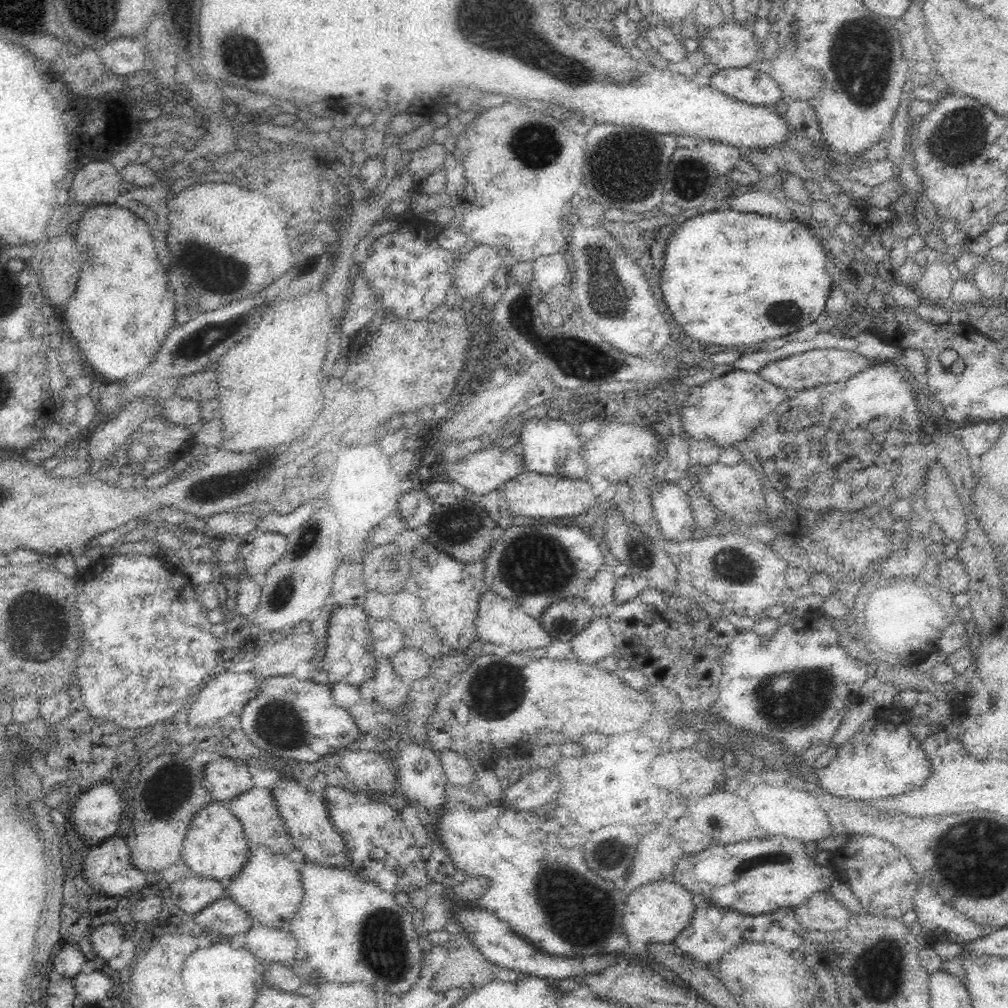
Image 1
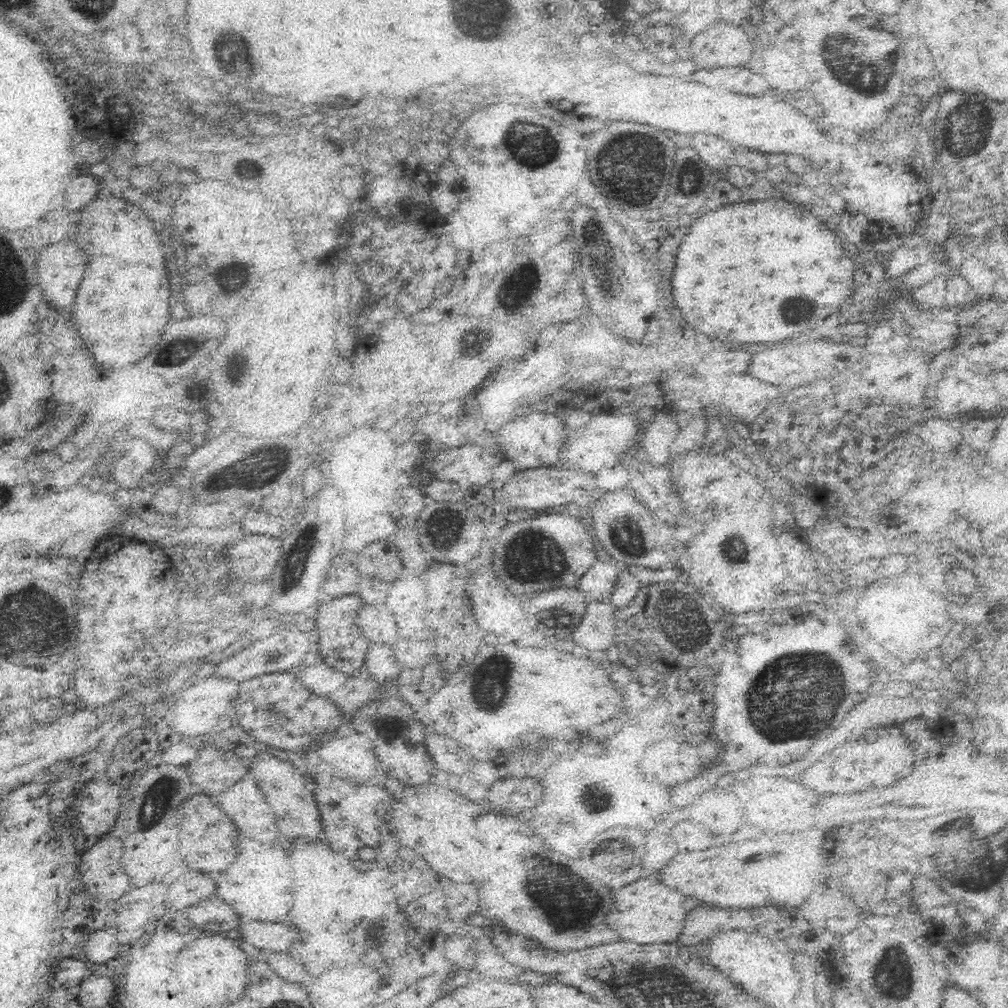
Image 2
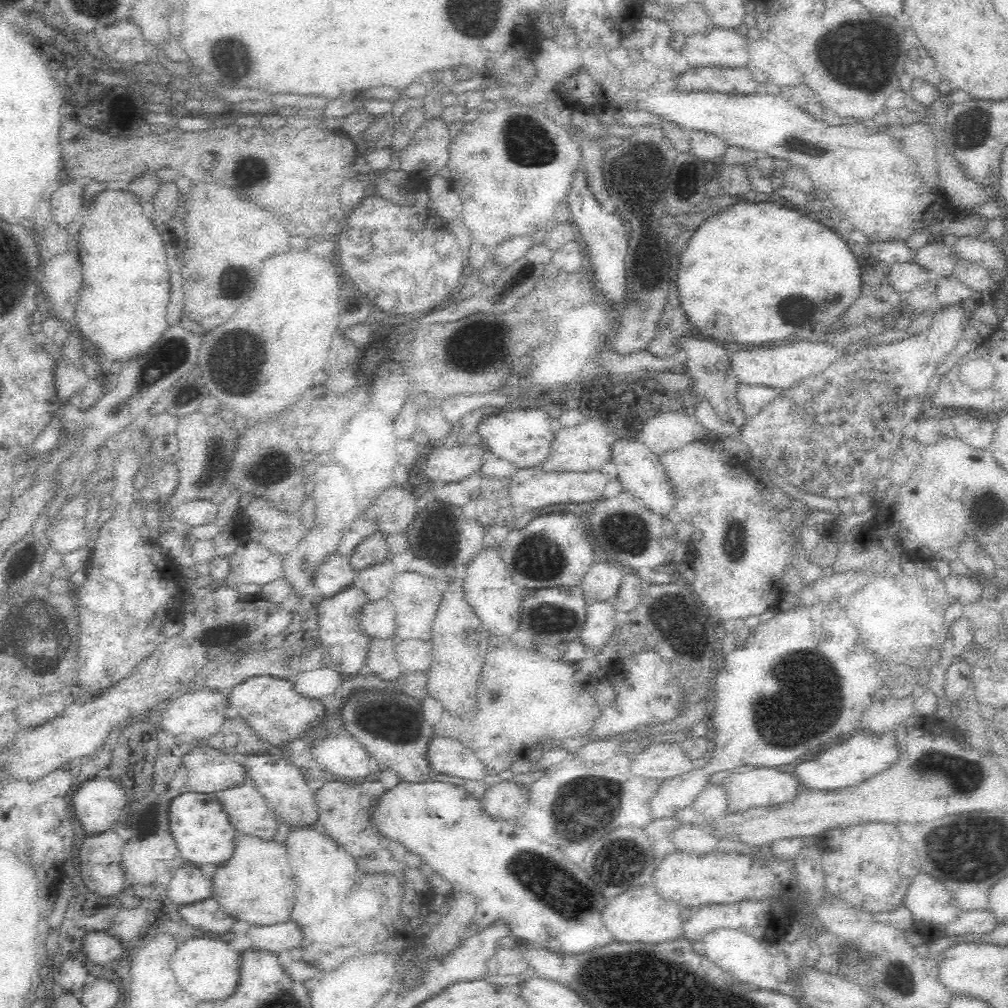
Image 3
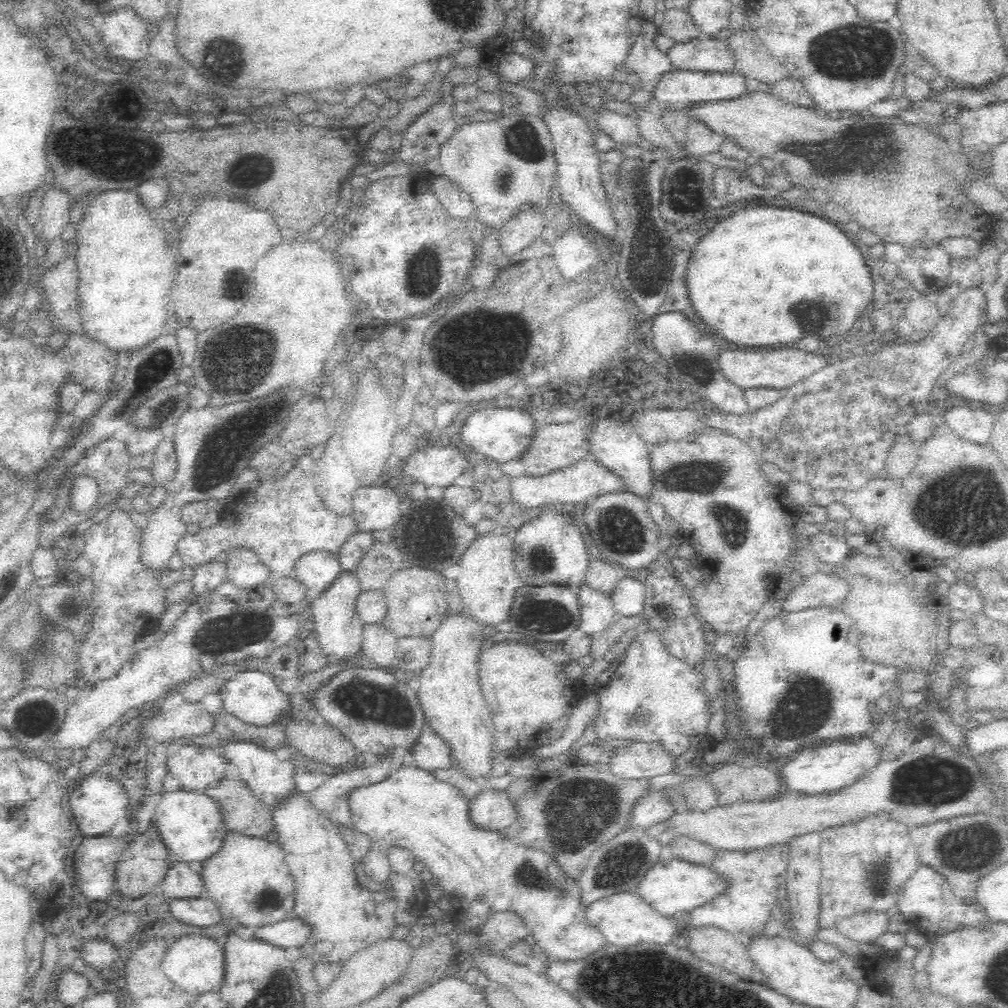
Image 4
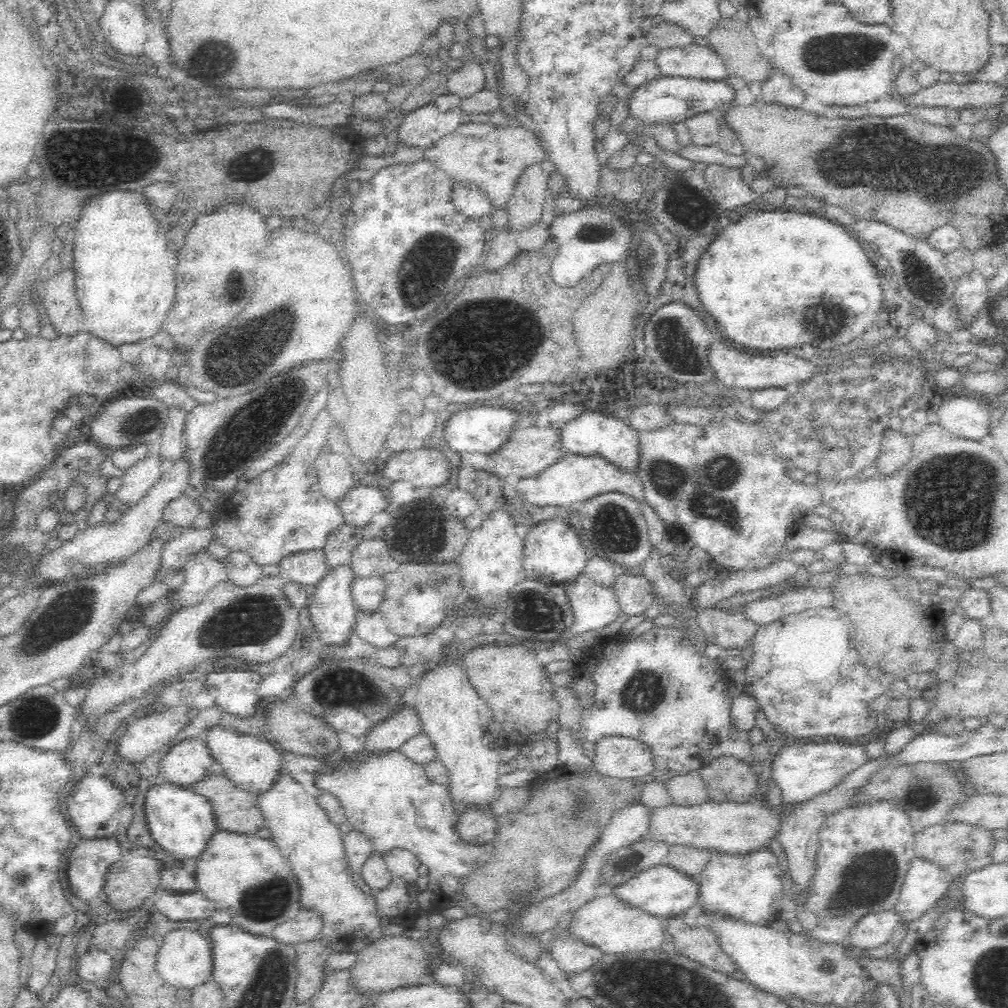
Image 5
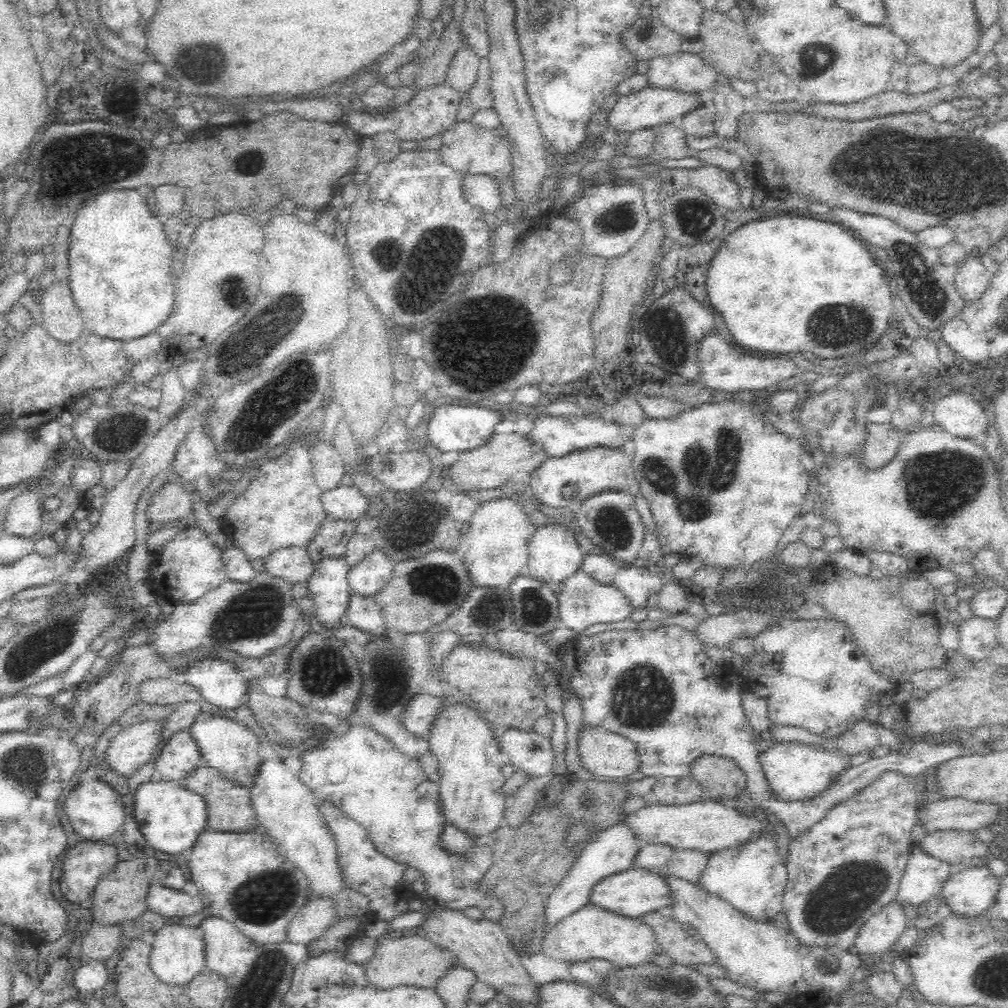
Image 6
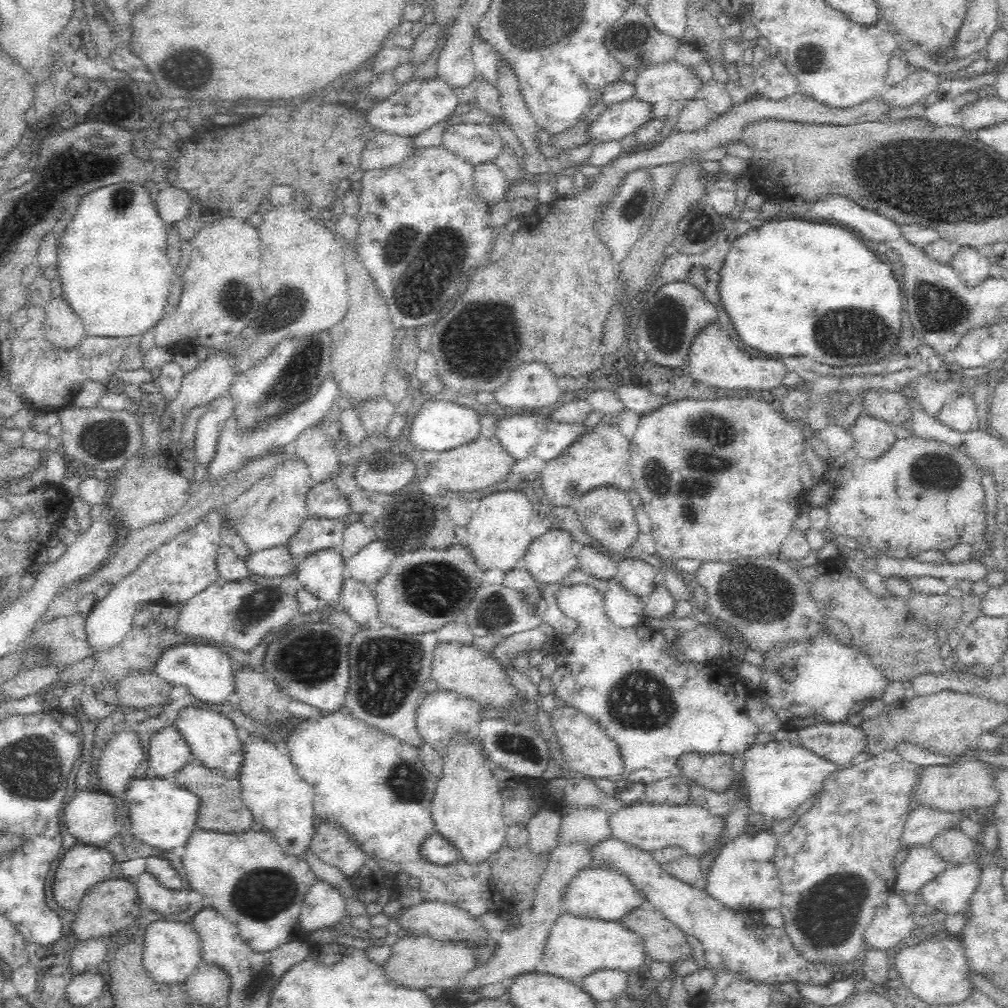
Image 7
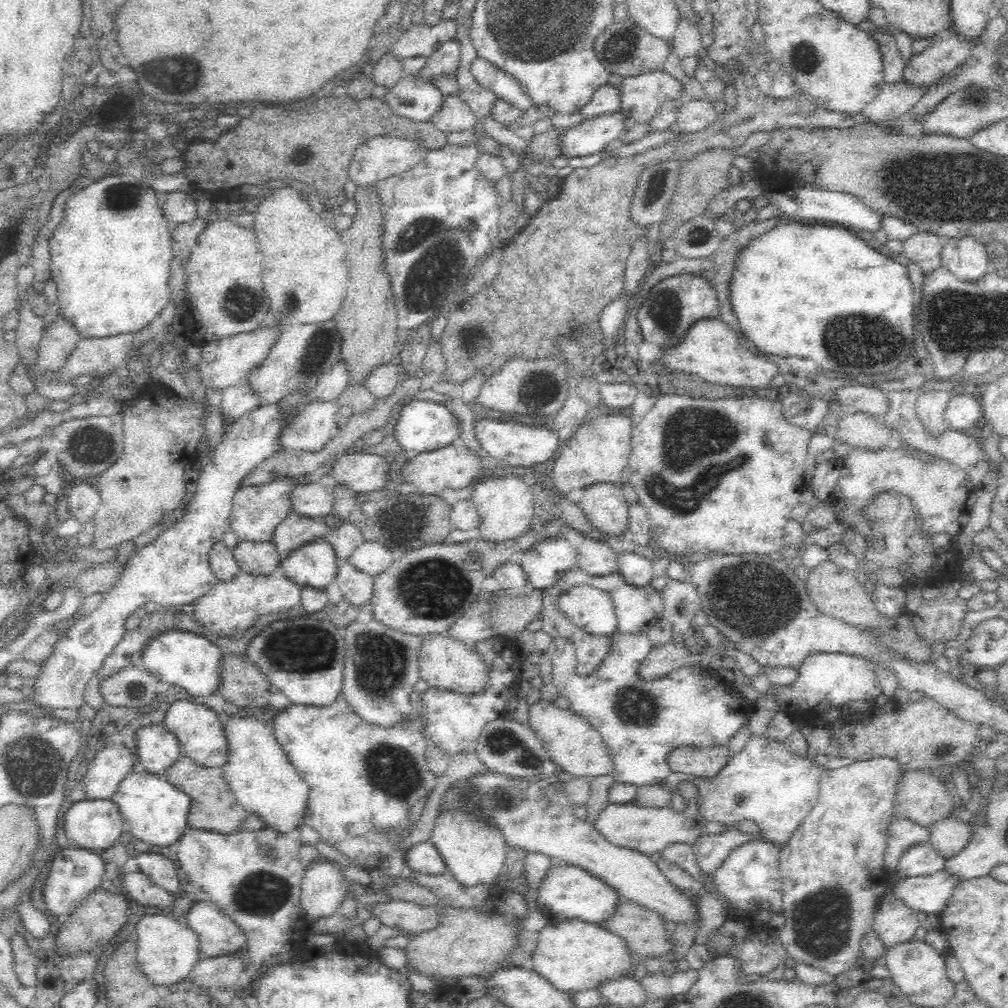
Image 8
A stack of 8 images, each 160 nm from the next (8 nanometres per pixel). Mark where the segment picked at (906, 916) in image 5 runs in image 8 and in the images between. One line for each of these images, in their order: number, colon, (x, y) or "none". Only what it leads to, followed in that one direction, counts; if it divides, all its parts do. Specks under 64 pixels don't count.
6: (925, 876)
7: (922, 865)
8: (923, 859)

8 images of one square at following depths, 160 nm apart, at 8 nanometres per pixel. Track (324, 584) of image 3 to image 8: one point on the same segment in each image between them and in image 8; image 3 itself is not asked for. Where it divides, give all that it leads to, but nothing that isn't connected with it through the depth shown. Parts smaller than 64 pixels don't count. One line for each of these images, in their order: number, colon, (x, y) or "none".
4: (317, 571)
5: (309, 568)
6: (294, 565)
7: (276, 562)
8: (259, 559)

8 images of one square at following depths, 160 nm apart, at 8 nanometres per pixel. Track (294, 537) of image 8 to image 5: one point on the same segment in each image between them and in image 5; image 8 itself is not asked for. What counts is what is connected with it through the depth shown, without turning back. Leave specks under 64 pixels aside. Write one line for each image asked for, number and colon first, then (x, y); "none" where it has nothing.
5: (341, 544)
6: (332, 540)
7: (316, 534)

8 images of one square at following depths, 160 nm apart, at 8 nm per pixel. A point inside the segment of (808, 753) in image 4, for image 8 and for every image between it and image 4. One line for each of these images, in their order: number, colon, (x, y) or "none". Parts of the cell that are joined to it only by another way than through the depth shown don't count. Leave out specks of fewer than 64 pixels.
5: (802, 771)
6: (796, 771)
7: (779, 776)
8: (765, 782)

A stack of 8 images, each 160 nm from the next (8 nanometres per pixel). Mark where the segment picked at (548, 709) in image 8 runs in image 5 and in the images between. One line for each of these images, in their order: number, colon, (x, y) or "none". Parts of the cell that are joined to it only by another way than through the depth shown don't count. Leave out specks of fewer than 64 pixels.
5: (627, 758)
6: (606, 755)
7: (588, 749)

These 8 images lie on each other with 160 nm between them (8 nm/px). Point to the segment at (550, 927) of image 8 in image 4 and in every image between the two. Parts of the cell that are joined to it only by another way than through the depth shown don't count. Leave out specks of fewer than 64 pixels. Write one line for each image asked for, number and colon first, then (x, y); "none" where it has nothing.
4: (624, 917)
5: (616, 926)
6: (592, 932)
7: (577, 944)

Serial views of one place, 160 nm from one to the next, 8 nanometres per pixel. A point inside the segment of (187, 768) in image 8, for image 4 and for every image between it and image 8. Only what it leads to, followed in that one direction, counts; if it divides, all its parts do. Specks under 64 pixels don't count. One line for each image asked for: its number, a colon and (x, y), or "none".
4: (242, 811)
5: (237, 811)
6: (229, 806)
7: (222, 809)

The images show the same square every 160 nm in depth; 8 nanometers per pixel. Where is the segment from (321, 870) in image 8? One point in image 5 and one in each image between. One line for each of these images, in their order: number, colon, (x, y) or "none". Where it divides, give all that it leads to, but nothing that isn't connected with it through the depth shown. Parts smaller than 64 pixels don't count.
5: (306, 926)
6: (316, 915)
7: (323, 905)

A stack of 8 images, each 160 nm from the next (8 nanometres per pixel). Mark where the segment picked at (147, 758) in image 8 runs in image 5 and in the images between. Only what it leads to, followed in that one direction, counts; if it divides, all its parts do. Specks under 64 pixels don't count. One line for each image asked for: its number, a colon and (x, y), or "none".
5: (187, 763)
6: (181, 755)
7: (169, 752)

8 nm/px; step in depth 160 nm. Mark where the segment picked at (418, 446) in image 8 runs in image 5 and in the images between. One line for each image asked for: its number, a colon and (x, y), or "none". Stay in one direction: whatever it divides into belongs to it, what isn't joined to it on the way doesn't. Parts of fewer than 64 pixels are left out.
5: (488, 429)
6: (455, 428)
7: (440, 426)

